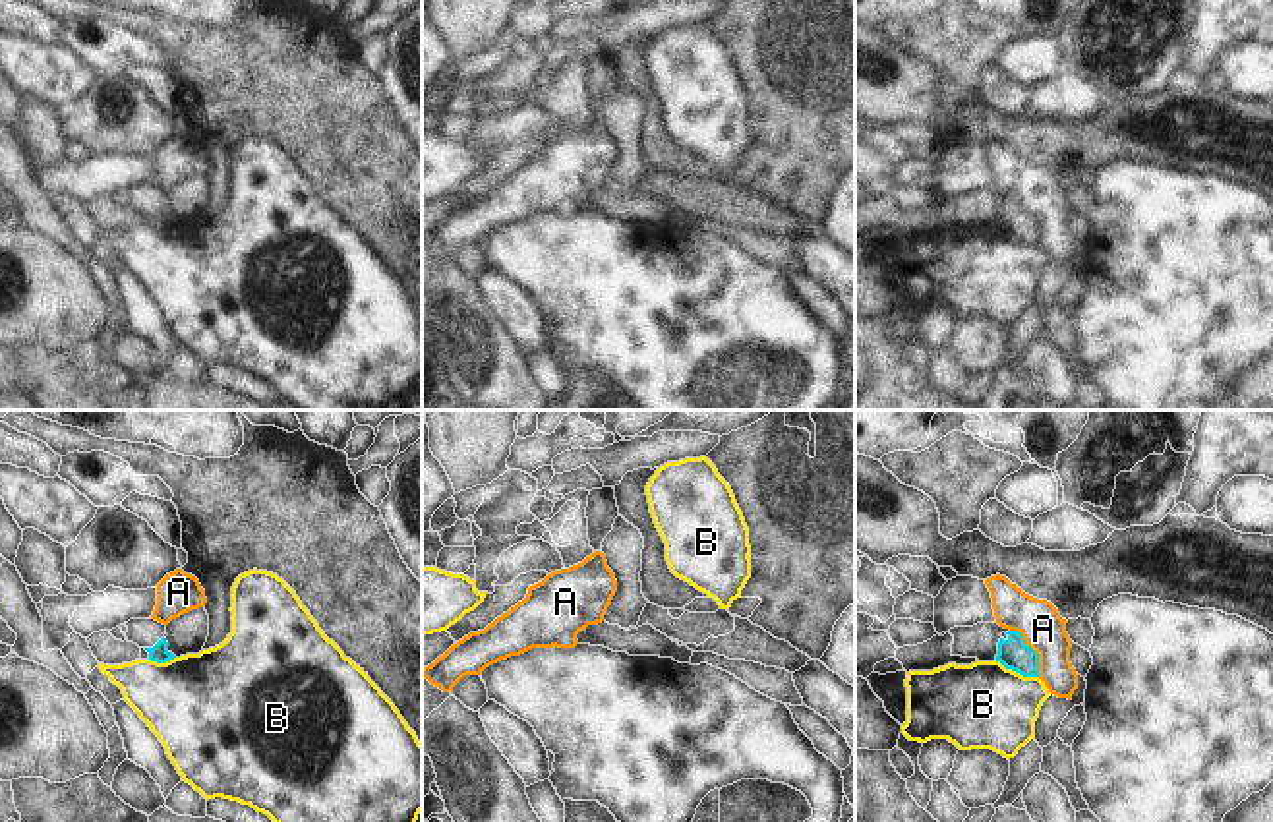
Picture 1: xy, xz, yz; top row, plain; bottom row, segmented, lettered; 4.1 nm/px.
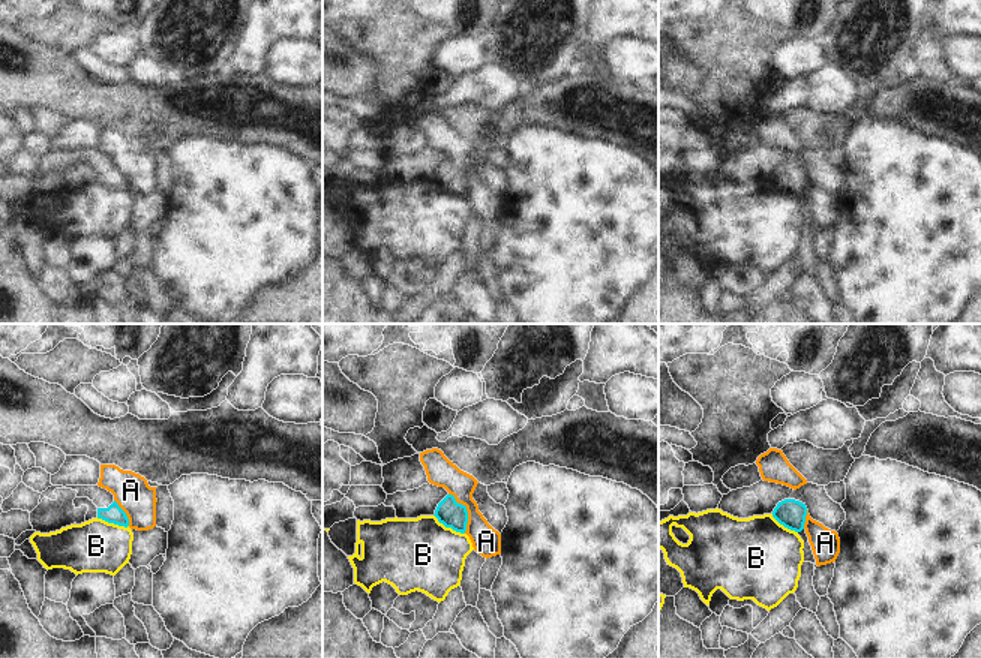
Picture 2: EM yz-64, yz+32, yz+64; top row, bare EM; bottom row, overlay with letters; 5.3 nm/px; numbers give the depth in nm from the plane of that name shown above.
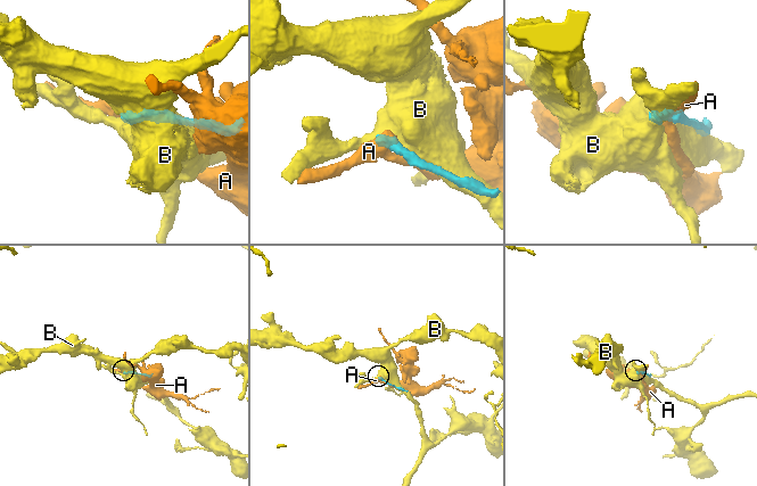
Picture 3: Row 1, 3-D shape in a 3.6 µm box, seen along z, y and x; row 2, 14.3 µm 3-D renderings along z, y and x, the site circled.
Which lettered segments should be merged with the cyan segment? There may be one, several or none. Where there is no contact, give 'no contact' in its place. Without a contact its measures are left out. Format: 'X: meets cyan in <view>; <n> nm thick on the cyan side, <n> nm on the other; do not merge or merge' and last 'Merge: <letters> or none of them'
A: meets cyan in yz; 130 nm thick on the cyan side, 180 nm on the other; do not merge
B: meets cyan in yz; 130 nm thick on the cyan side, 360 nm on the other; do not merge
Merge: none of them

